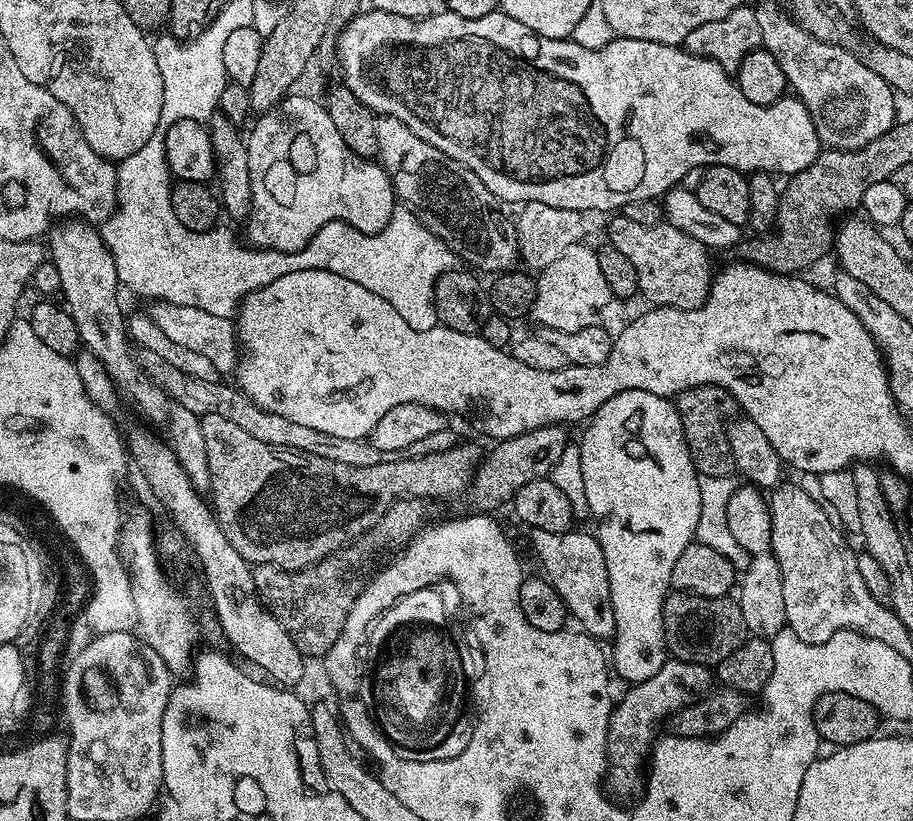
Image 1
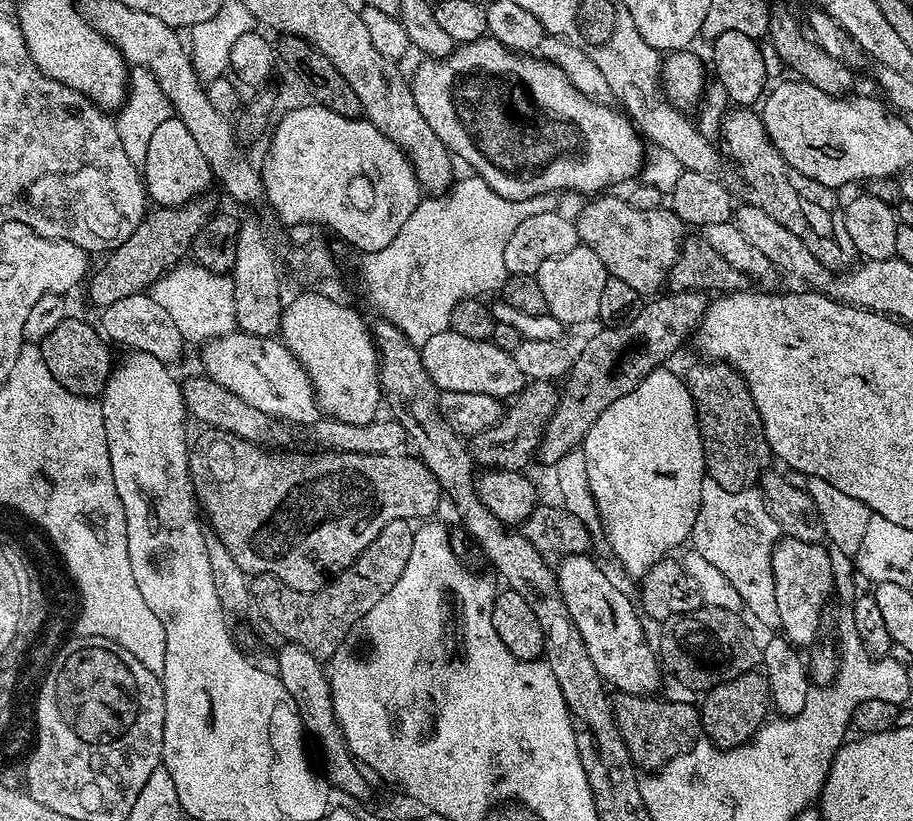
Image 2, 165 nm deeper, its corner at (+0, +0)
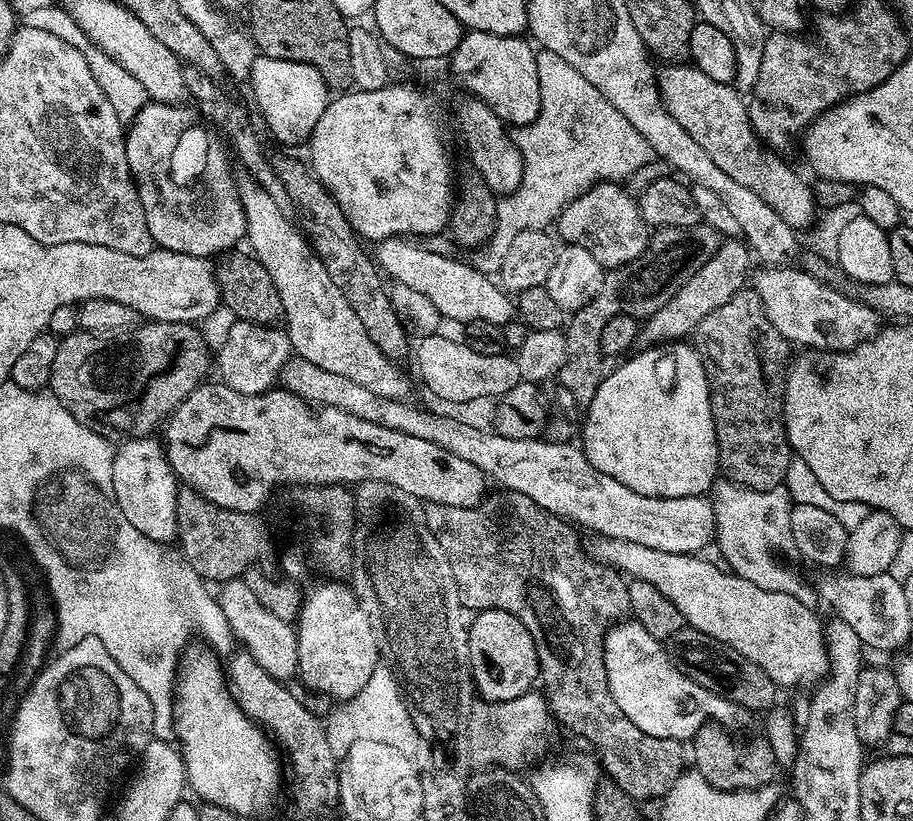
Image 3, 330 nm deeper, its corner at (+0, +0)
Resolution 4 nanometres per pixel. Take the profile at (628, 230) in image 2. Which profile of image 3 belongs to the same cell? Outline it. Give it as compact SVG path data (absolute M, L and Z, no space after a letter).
M601 182L586 189L560 211L554 228L560 231L559 239L564 239L565 245L573 244L582 246L582 250L590 250L605 270L634 262L634 258L646 250L650 235L650 225L642 218L639 203L616 182Z

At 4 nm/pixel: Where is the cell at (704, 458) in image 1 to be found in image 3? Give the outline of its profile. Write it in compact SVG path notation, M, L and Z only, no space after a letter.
M755 290L734 294L730 302L718 306L718 310L711 314L706 314L706 318L702 318L702 322L698 322L696 327L694 347L708 379L723 479L752 491L768 491L783 484L786 470L794 458L792 448L788 445L788 437L784 434L784 377L790 367L790 342L785 336L778 334L778 330L774 330L774 322L766 318Z

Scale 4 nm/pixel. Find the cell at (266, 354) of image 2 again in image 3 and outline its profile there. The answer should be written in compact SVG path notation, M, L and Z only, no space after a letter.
M299 358L289 359L285 364L282 384L289 392L307 400L309 405L346 410L354 414L354 418L366 418L366 422L378 422L390 426L390 430L426 438L426 442L434 442L442 446L442 450L450 450L450 454L458 454L458 458L466 458L466 462L478 466L489 481L497 480L501 489L526 494L526 498L539 508L567 518L581 529L589 528L597 537L638 542L638 546L650 546L650 550L690 556L703 553L703 548L708 543L711 545L716 535L715 510L707 495L658 498L638 494L630 490L630 486L622 486L618 478L602 474L602 470L588 461L583 447L575 443L559 444L547 438L502 438L495 430L483 432L452 416L427 416L410 402L381 398L364 386L358 386L358 382L350 382L350 378L330 374L330 370L322 370L322 366Z

